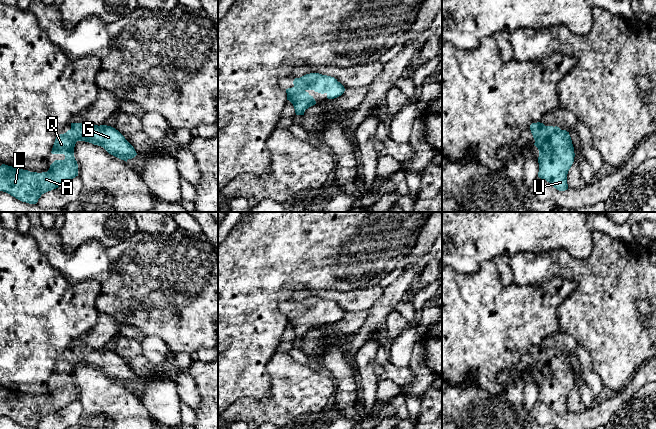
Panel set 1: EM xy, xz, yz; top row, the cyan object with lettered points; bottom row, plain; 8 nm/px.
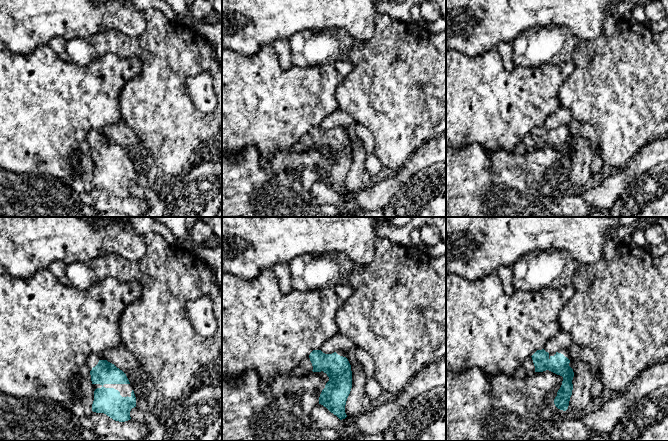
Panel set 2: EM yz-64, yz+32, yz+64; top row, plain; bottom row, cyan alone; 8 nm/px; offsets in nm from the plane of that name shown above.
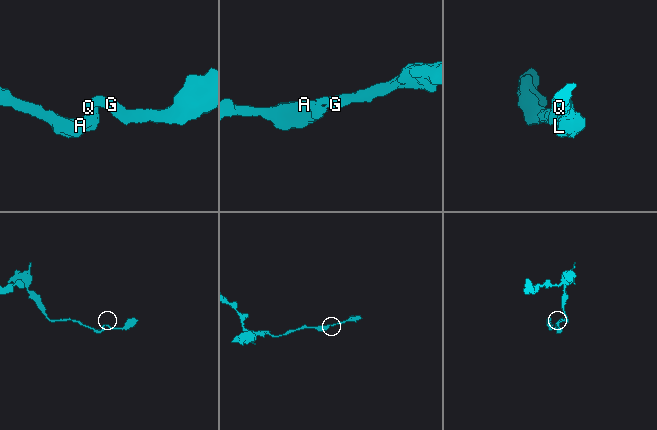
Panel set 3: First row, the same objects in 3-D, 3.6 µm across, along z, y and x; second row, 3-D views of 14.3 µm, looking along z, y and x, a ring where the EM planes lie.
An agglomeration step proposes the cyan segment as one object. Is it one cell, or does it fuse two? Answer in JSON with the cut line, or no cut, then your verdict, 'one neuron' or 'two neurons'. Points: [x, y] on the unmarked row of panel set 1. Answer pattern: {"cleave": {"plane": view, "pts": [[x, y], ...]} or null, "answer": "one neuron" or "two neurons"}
{"cleave": null, "answer": "one neuron"}

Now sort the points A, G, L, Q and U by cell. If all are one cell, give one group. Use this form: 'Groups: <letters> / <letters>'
Groups: A G L Q U

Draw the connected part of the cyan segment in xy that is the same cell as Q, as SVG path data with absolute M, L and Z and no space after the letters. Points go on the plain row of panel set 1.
M90 346L71 347L71 353L57 359L52 378L64 378L64 384L55 384L47 396L37 397L2 388L0 390L0 415L29 428L36 428L42 418L58 412L78 400L74 381L77 365L103 371L109 378L124 384L134 382L134 371L115 352L94 349Z

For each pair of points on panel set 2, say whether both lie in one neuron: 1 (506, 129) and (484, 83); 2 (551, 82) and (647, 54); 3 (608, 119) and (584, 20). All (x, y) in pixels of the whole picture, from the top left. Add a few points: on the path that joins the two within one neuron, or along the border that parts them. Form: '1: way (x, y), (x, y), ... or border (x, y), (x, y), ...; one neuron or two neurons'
1: way (499, 118), (497, 113), (484, 100), (484, 94); one neuron
2: border (571, 61), (575, 69), (562, 84), (559, 99); two neurons
3: border (567, 27), (575, 35), (587, 40); two neurons

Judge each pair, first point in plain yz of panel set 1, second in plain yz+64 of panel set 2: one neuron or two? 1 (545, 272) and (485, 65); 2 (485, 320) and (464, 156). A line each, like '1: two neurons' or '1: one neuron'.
1: two neurons
2: two neurons

